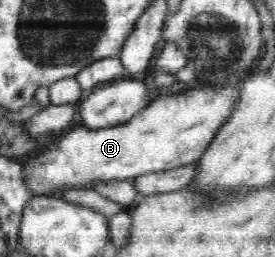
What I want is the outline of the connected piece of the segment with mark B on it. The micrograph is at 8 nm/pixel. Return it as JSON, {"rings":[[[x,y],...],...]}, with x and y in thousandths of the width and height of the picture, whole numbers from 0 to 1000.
{"rings":[[[836,323],[811,342],[636,339],[582,358],[524,428],[447,482],[345,506],[302,490],[280,490],[276,502],[258,498],[200,572],[116,603],[113,623],[87,650],[84,704],[98,712],[98,735],[113,735],[116,759],[218,767],[218,747],[244,735],[342,735],[335,724],[353,704],[473,704],[484,693],[505,693],[513,677],[564,677],[585,661],[636,661],[658,646],[713,638],[815,475],[840,451],[869,381],[869,342],[851,342]]]}

